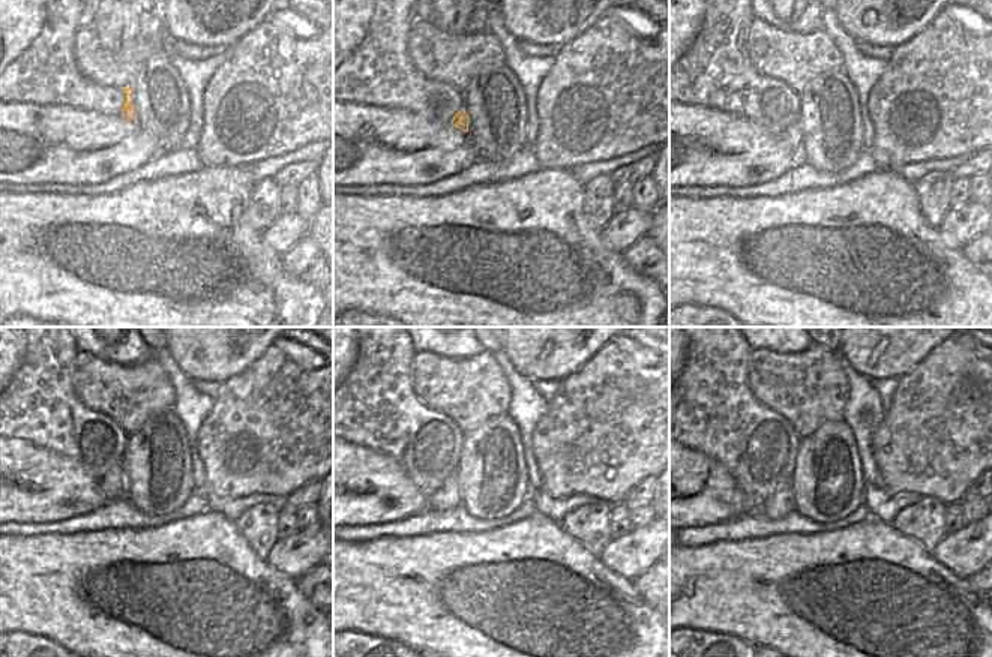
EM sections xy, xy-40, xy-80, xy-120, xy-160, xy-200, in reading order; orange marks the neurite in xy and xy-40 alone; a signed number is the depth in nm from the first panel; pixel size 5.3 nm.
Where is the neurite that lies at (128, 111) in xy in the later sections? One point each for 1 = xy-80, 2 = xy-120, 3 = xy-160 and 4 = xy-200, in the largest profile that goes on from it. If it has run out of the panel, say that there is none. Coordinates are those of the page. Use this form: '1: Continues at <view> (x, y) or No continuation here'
1: Continues at xy-80 (793, 132)
2: Continues at xy-120 (113, 485)
3: Continues at xy-160 (446, 498)
4: Continues at xy-200 (779, 504).

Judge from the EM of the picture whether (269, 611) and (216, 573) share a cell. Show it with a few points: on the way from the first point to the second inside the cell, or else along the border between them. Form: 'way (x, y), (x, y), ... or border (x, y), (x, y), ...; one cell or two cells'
way (255, 611), (230, 587); one cell

